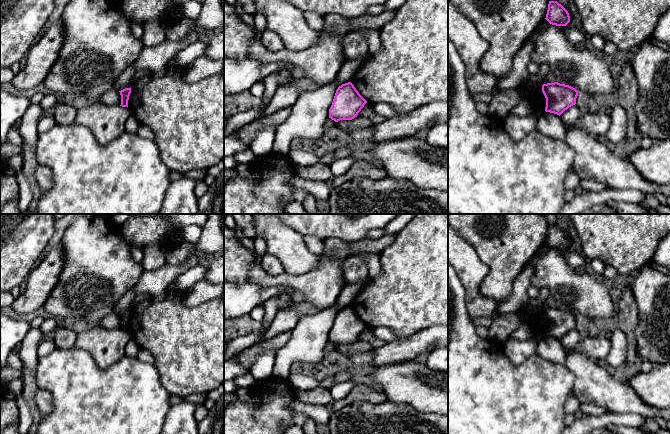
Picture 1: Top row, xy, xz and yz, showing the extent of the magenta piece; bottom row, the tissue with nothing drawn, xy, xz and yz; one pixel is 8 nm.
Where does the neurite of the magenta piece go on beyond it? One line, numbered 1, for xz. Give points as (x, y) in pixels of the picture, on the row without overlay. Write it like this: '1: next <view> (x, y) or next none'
1: next none

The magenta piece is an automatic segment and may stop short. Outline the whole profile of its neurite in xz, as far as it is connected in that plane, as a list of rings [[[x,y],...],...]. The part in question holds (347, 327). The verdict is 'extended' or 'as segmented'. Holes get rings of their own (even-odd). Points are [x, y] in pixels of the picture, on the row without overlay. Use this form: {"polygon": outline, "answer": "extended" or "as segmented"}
{"polygon": [[[351,306],[342,308],[336,314],[329,333],[329,342],[335,346],[352,344],[357,341],[366,327],[367,325],[359,318]]], "answer": "as segmented"}

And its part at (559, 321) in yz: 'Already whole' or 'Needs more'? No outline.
Already whole

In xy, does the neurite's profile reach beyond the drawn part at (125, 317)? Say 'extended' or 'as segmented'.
as segmented

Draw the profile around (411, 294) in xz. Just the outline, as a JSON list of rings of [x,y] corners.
[[[415,214],[413,219],[397,234],[394,242],[379,254],[379,259],[382,273],[375,278],[369,278],[368,282],[351,304],[351,307],[367,327],[390,328],[397,336],[397,339],[400,339],[415,334],[427,327],[448,326],[448,214]]]

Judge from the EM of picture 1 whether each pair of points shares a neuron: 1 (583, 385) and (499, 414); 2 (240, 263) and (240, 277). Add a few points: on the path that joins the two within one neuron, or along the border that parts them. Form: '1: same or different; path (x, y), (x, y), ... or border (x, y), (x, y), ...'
1: different; border (565, 366), (573, 374), (573, 390)
2: same; path (240, 266), (240, 274)

